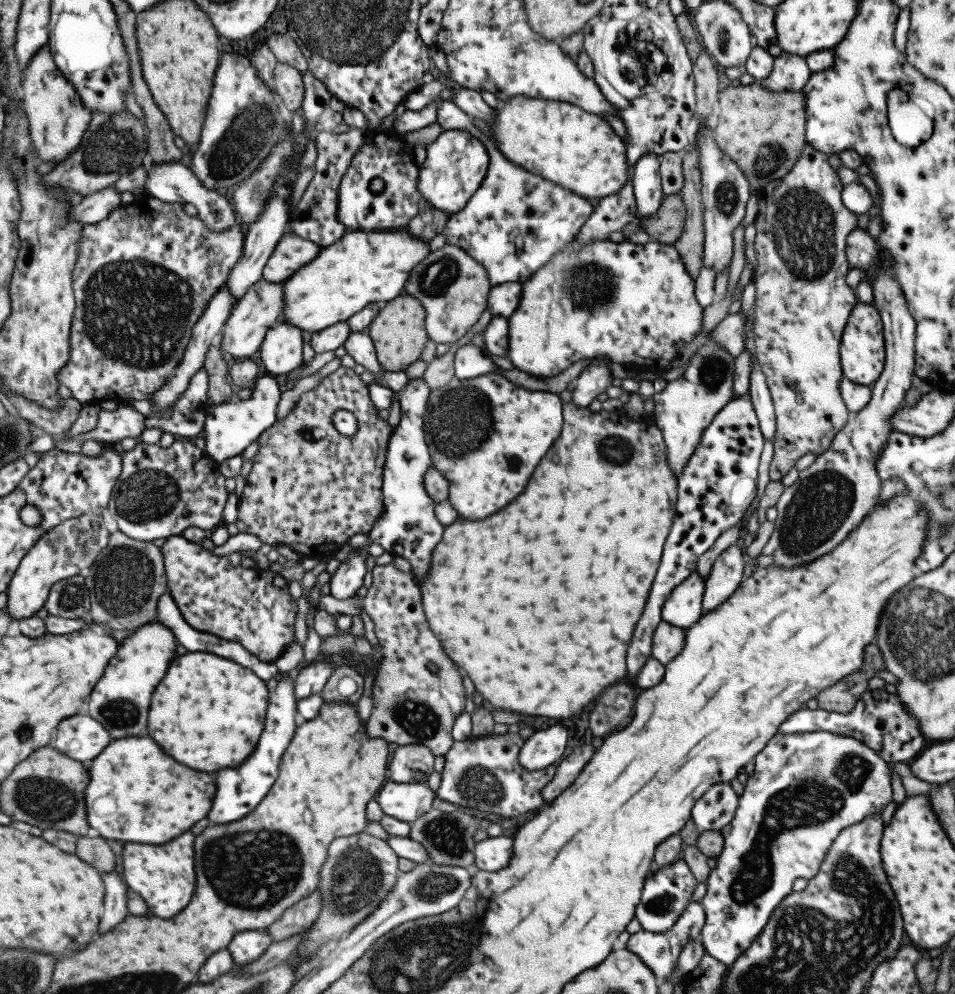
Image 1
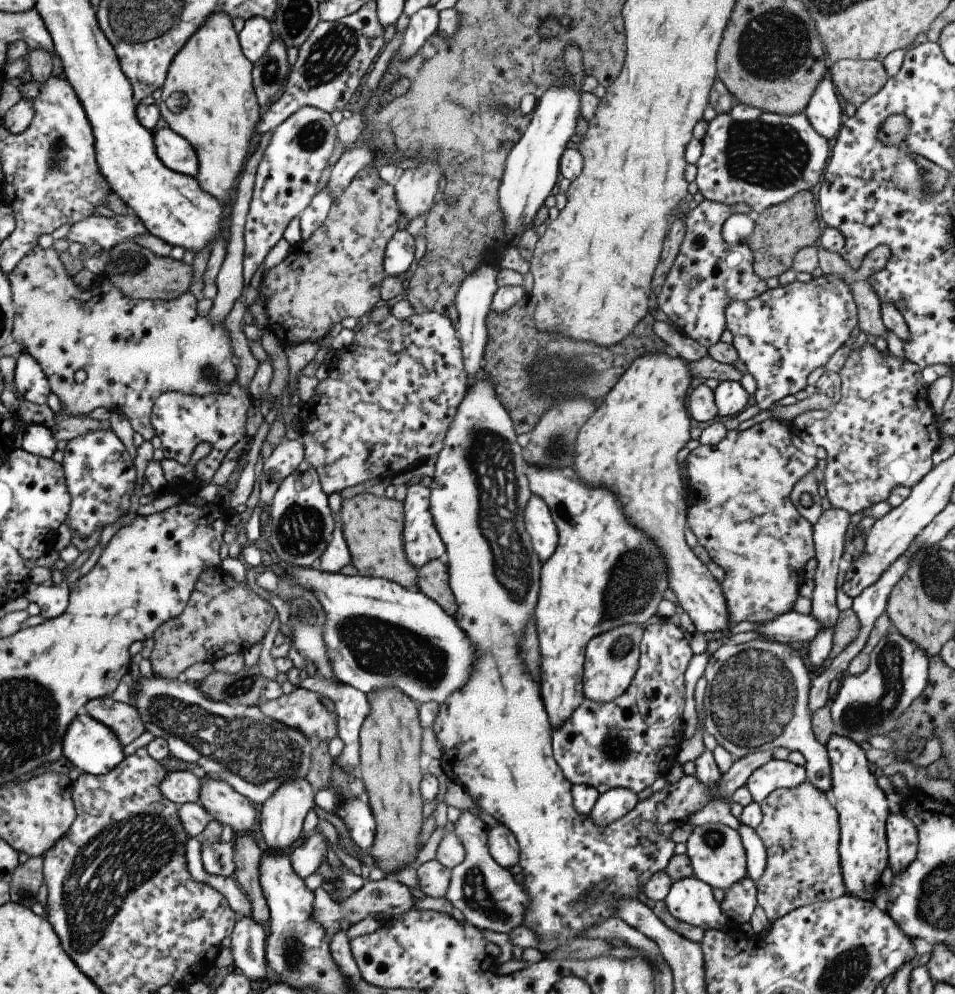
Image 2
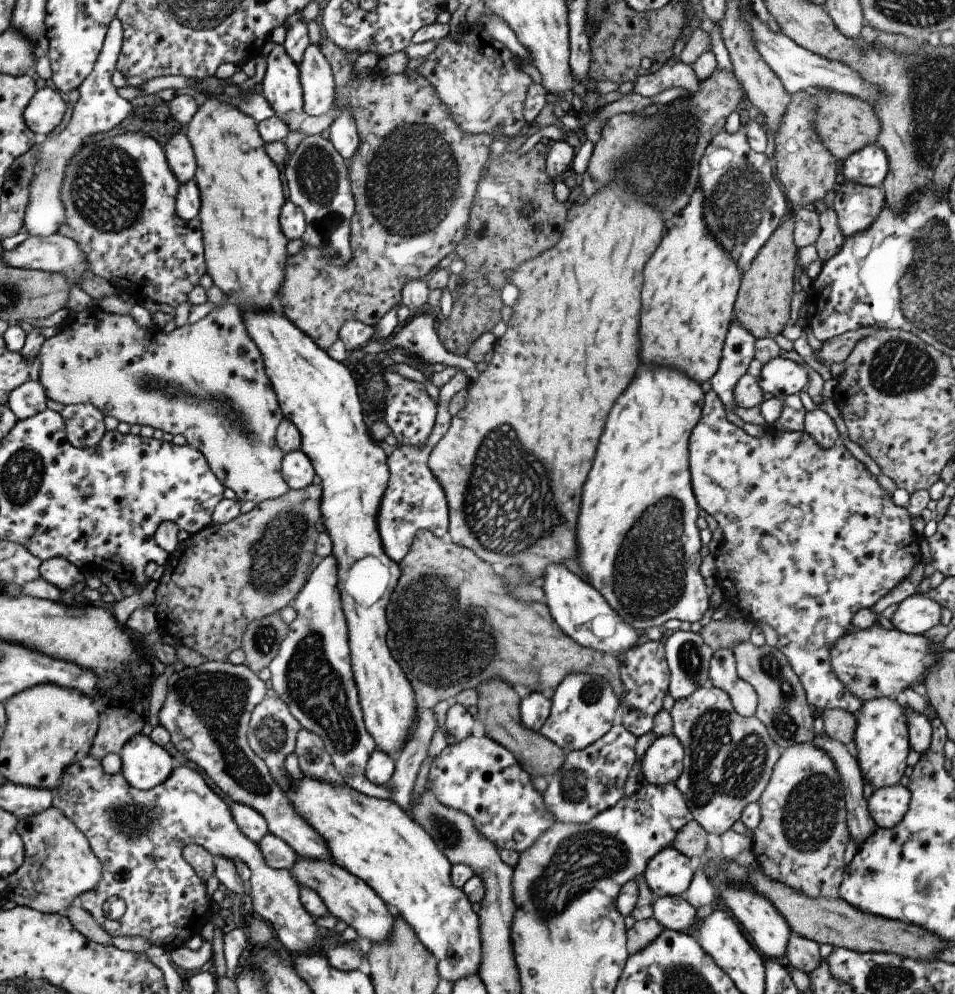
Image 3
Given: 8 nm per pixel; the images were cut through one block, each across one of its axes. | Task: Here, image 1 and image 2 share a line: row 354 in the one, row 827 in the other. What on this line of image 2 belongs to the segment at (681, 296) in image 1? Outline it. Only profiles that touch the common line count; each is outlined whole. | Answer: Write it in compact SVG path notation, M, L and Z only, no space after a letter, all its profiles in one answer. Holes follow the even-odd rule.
M484 376L478 377L471 387L467 387L466 394L462 402L458 405L455 419L452 421L448 432L444 439L444 446L438 453L438 458L435 464L434 476L430 486L429 494L429 509L432 513L437 531L440 538L443 540L446 554L448 554L448 562L446 564L449 579L448 584L454 593L457 609L454 614L456 624L465 632L465 635L470 639L471 644L475 648L475 663L471 668L471 673L468 682L462 688L456 689L446 697L446 700L439 706L438 714L432 723L432 730L435 730L438 744L442 749L442 761L454 761L454 772L458 774L459 783L463 788L469 792L472 800L477 804L482 811L493 815L506 828L509 828L515 836L520 849L519 865L522 867L522 874L524 875L523 887L529 894L529 907L525 914L524 926L533 930L541 940L541 945L538 950L546 956L550 951L559 948L561 944L569 943L579 934L586 930L589 926L596 925L606 918L613 916L613 908L615 904L622 898L634 899L637 894L643 890L645 882L658 871L664 871L670 859L674 856L675 843L670 839L670 833L678 826L687 822L687 818L700 810L706 803L709 803L715 798L730 798L737 788L747 783L748 777L761 766L764 766L773 757L773 750L766 752L753 752L747 754L745 757L733 762L732 766L722 775L719 784L714 788L708 789L704 786L694 775L685 775L675 784L666 783L663 789L657 793L651 794L646 800L640 801L630 812L627 812L620 820L613 822L605 827L596 826L595 822L589 817L581 815L577 812L573 805L573 798L571 788L573 784L564 776L560 765L556 762L553 755L552 733L553 726L550 724L546 707L544 706L542 695L540 694L540 683L537 683L529 670L523 663L523 656L521 655L521 641L525 637L527 625L534 622L535 608L537 600L539 599L539 586L542 562L539 556L534 552L531 536L525 529L524 509L532 492L529 487L529 480L526 474L527 466L529 465L523 457L523 449L516 441L517 434L515 431L512 417L507 411L507 408L500 402L495 388L491 382L484 379ZM600 882L608 882L608 885L601 892L599 898L596 900L594 906L586 906L586 899L589 893Z

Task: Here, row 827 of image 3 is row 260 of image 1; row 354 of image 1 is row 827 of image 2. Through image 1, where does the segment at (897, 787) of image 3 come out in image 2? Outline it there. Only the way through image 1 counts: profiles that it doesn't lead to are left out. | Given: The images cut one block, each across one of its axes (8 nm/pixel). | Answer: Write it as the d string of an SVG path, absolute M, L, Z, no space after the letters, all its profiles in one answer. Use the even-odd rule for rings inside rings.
M890 813L886 824L889 866L898 875L914 862L919 843L915 824L902 813Z

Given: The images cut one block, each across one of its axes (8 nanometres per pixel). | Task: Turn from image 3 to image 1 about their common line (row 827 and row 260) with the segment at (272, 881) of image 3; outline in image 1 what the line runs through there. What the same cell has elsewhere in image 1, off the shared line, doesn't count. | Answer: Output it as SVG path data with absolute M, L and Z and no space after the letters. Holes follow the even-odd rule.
M135 195L131 204L122 204L111 212L109 218L97 224L84 225L78 244L78 258L73 272L73 291L75 296L75 310L72 316L72 327L70 334L70 360L68 364L56 374L58 383L64 384L72 392L72 397L83 405L88 402L102 402L106 399L113 400L120 406L125 404L126 399L146 400L158 388L166 383L166 379L172 377L174 368L182 361L186 348L188 347L191 333L196 321L202 316L210 298L216 294L218 288L223 286L228 279L229 271L241 258L244 248L245 235L240 231L238 225L230 226L227 230L213 232L206 227L204 221L197 216L188 216L184 212L182 203L168 203L158 198L149 198L148 195Z

